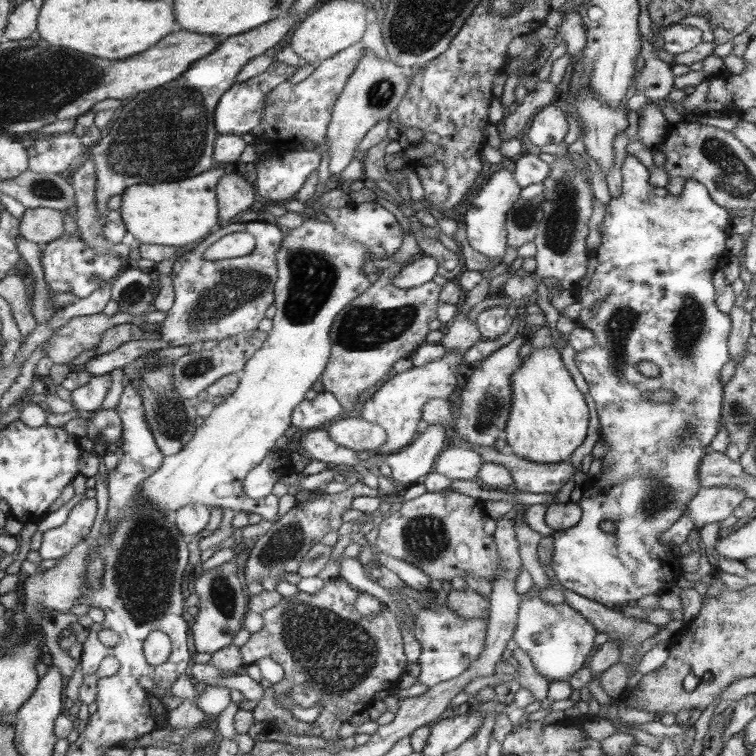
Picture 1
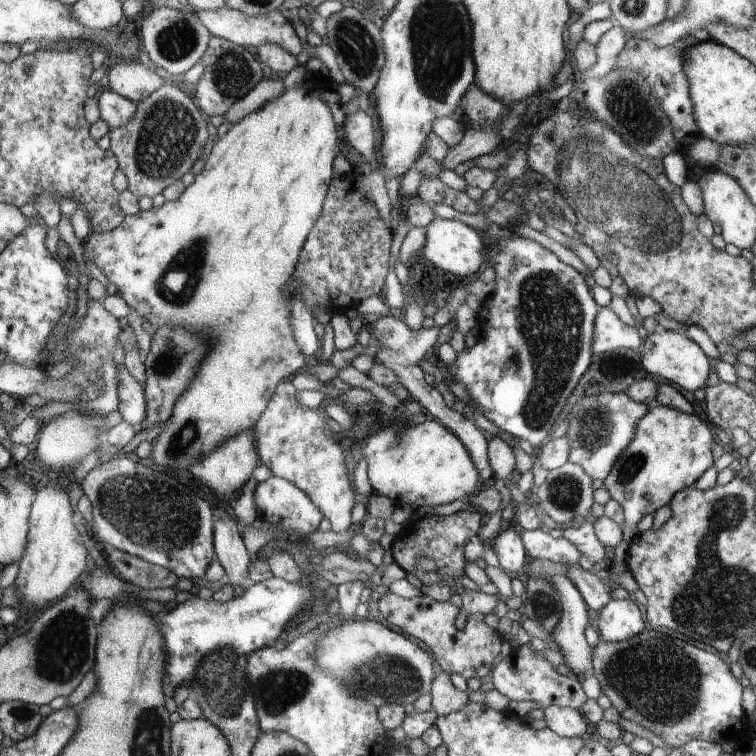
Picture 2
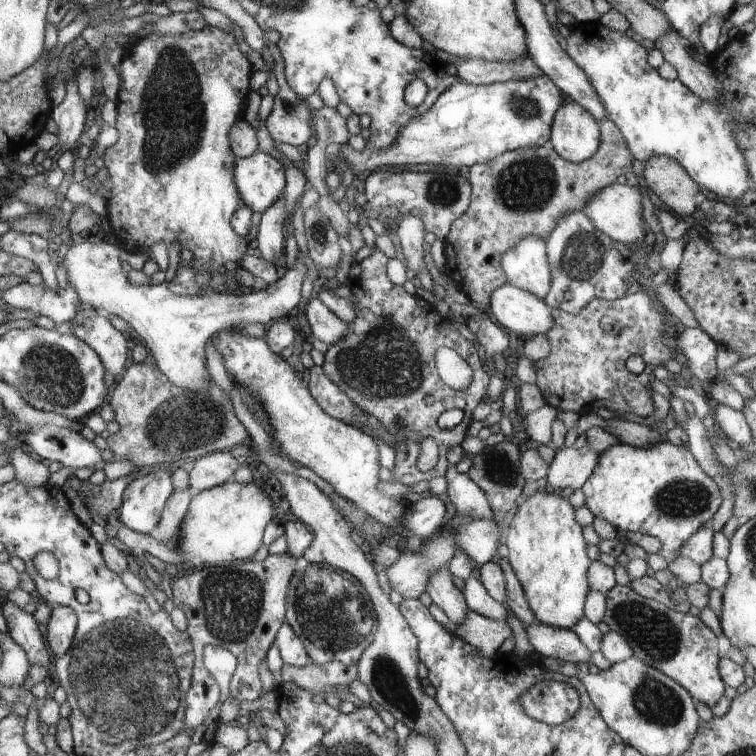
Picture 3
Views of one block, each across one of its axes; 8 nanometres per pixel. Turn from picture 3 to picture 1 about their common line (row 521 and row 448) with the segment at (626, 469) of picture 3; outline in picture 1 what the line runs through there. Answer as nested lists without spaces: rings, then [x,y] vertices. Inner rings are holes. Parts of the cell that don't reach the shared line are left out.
[[[630,154],[624,158],[624,162],[620,166],[620,172],[623,178],[622,193],[620,193],[620,197],[612,197],[610,204],[606,206],[606,215],[601,225],[602,231],[600,231],[601,245],[590,252],[587,260],[586,275],[577,282],[575,287],[579,302],[582,304],[580,315],[576,320],[579,326],[588,328],[588,330],[594,333],[596,345],[577,352],[574,358],[578,370],[586,378],[590,396],[592,396],[596,403],[596,411],[598,411],[598,419],[600,419],[599,440],[606,444],[608,452],[598,461],[598,467],[602,472],[602,476],[590,479],[587,482],[585,494],[580,502],[578,502],[583,512],[580,521],[569,529],[553,533],[554,556],[552,556],[550,564],[554,574],[556,574],[556,579],[561,585],[586,596],[586,598],[598,601],[604,606],[615,608],[617,611],[624,610],[624,608],[635,604],[637,600],[640,600],[646,594],[659,595],[666,592],[666,590],[672,590],[672,586],[676,586],[676,583],[682,577],[680,560],[673,554],[673,546],[662,544],[660,542],[660,534],[664,534],[672,524],[676,524],[682,518],[682,514],[688,508],[688,504],[698,496],[701,490],[698,468],[701,466],[701,461],[707,456],[706,448],[710,446],[710,442],[714,440],[714,436],[720,430],[720,418],[724,418],[722,398],[725,398],[725,396],[722,396],[722,392],[725,392],[725,388],[722,388],[720,370],[730,360],[728,336],[730,334],[731,320],[729,314],[720,311],[720,309],[716,308],[716,304],[714,304],[712,274],[716,270],[722,269],[722,260],[728,258],[726,240],[730,236],[730,228],[733,227],[730,226],[730,216],[728,216],[726,208],[716,203],[709,195],[706,186],[698,182],[698,180],[694,180],[694,178],[686,180],[684,188],[680,196],[678,196],[678,202],[670,202],[670,200],[666,202],[666,198],[668,198],[666,190],[662,190],[664,192],[662,198],[648,198],[648,194],[654,192],[656,188],[650,186],[650,182],[648,182],[648,170],[646,170],[644,164],[640,164],[636,160],[635,155]],[[598,299],[601,299],[600,306],[597,309],[596,315],[592,315],[591,308],[597,303]],[[644,360],[650,360],[650,362],[654,362],[660,368],[658,376],[645,377],[642,375],[642,372],[638,371],[638,364],[644,362]],[[656,390],[670,390],[670,392],[674,392],[674,399],[672,401],[662,401],[662,403],[652,403],[650,397],[646,394],[648,392],[656,392]],[[602,520],[611,520],[616,530],[612,534],[602,530],[600,528]]]

